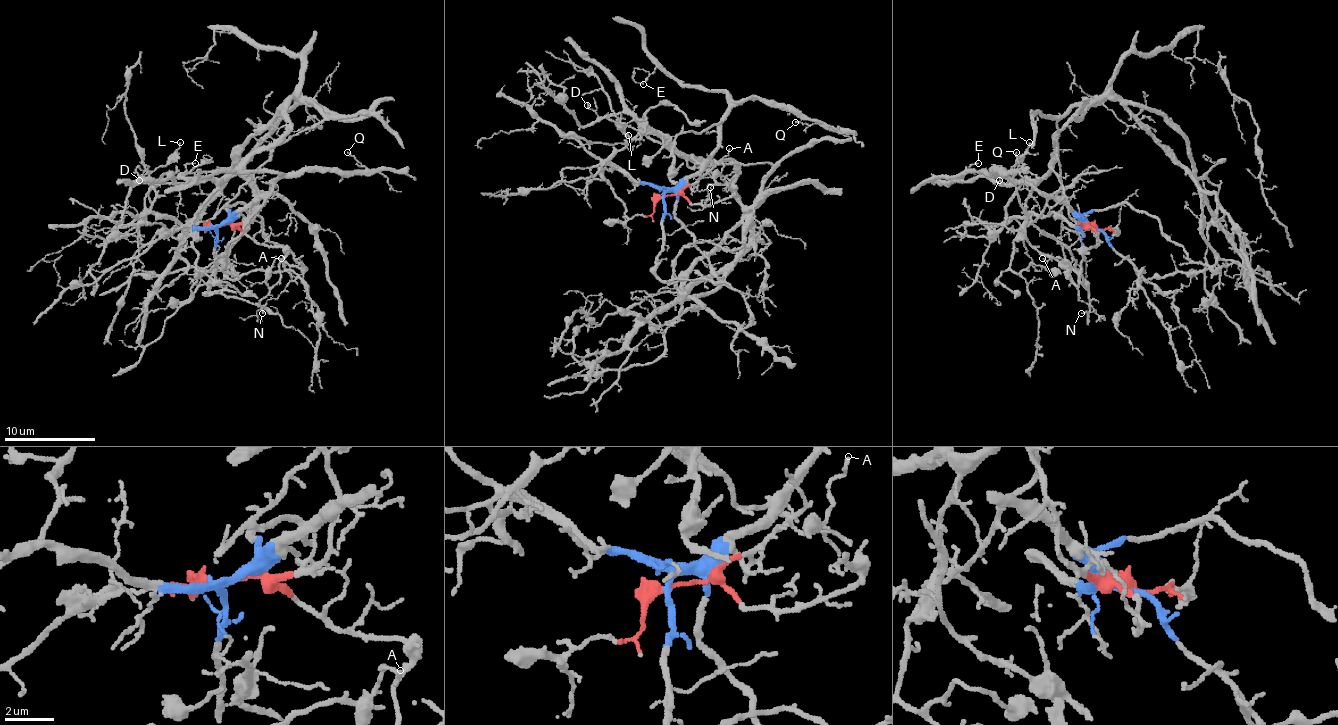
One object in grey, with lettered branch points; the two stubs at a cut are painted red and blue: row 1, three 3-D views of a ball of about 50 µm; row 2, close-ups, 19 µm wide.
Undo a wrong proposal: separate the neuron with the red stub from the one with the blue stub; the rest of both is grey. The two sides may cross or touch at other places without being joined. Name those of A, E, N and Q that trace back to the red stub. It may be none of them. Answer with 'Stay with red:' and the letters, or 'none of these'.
Stay with red: A, N

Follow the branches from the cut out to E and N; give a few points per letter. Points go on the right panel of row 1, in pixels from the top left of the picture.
E: (1091, 228), (1041, 192), (1002, 176), (991, 176), (986, 171), (961, 174), (977, 162)
N: (1091, 226), (1098, 233), (1098, 242), (1086, 251), (1079, 265), (1079, 299), (1093, 308), (1082, 312)

